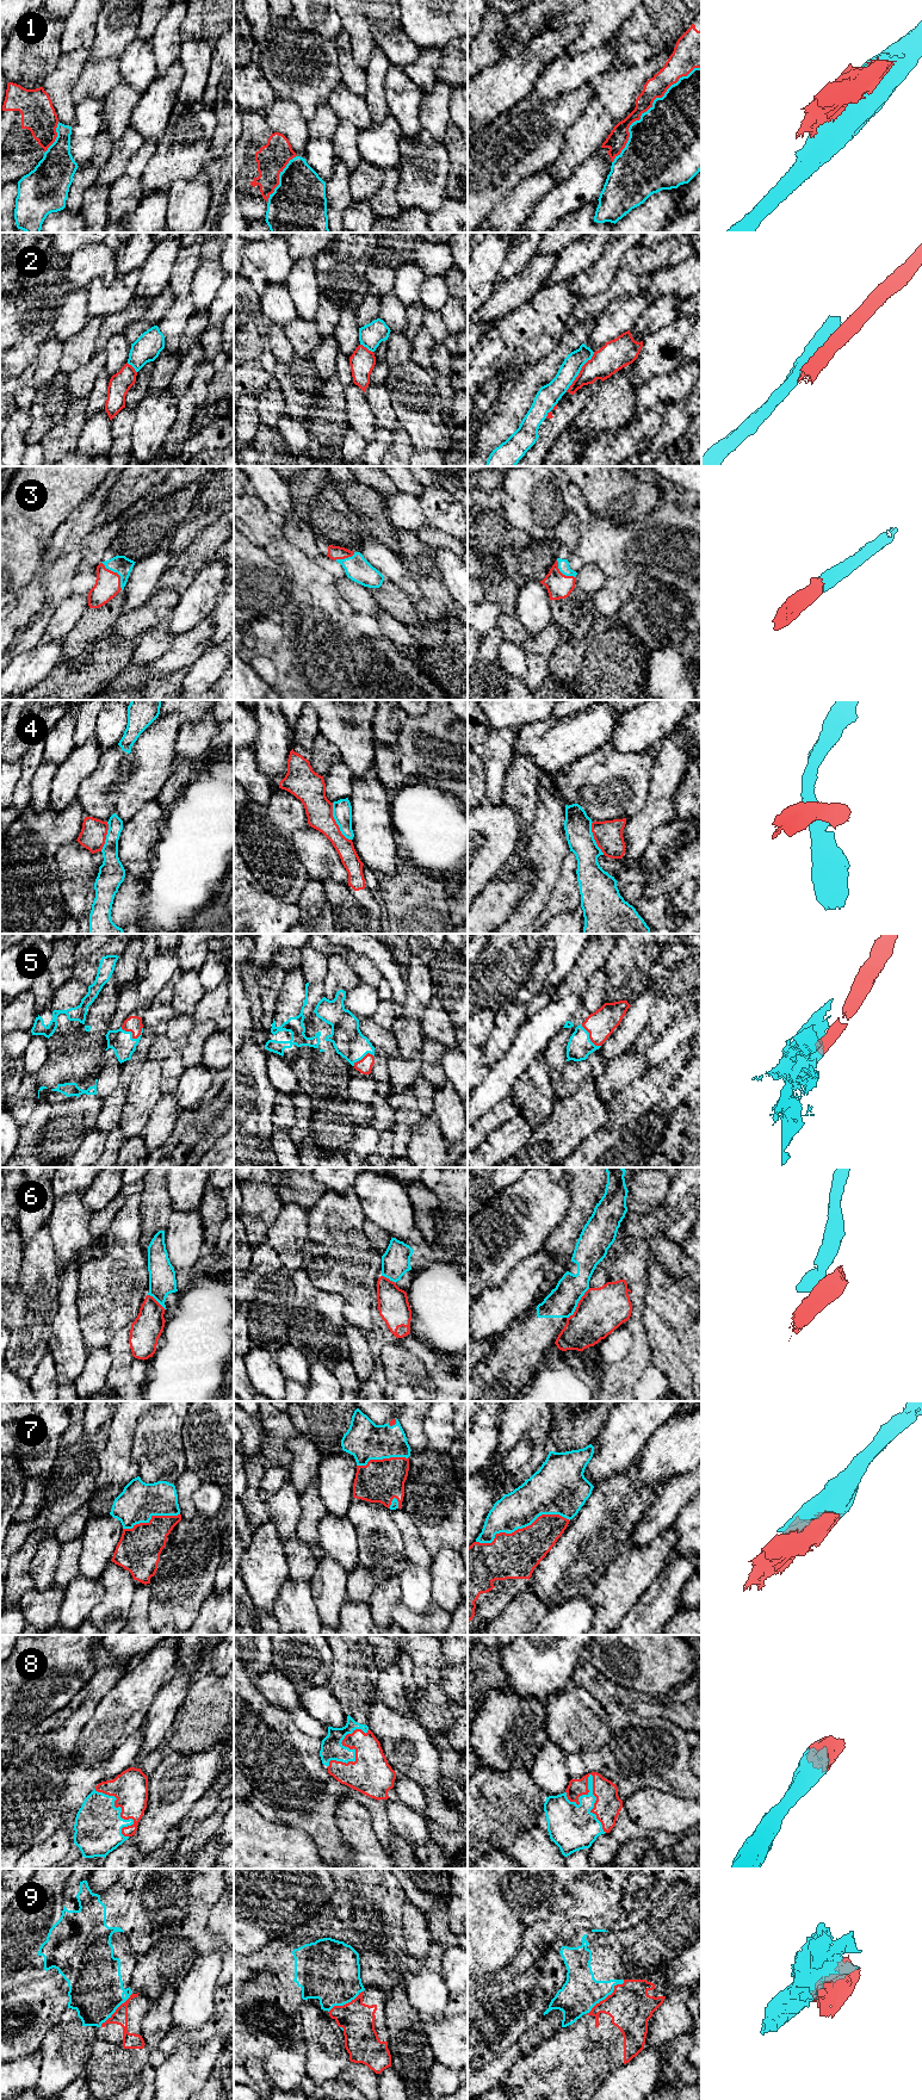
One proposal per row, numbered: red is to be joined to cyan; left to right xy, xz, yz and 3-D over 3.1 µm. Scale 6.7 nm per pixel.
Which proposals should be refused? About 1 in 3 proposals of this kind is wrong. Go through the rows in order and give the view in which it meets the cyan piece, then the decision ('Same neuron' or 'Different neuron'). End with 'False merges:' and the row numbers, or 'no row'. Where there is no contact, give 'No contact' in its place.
1: Touches cyan in yz. Different neuron
2: Touches cyan in yz. Different neuron
3: Touches cyan in xy. Same neuron
4: Touches cyan in xz. Different neuron
5: Touches cyan in xy. Same neuron
6: Touches cyan in yz. Different neuron
7: Touches cyan in yz. Same neuron
8: Touches cyan in yz. Same neuron
9: Touches cyan in yz. Different neuron
False merges: 1, 2, 4, 6, 9

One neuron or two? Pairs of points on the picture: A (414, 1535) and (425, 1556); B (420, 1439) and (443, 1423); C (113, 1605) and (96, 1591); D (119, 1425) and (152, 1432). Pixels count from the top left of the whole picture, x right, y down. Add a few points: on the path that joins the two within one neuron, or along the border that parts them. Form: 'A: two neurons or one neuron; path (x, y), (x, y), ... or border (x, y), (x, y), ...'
A: one neuron; path (414, 1540), (414, 1546), (420, 1552)
B: two neurons; border (425, 1413), (424, 1433), (432, 1444)
C: two neurons; border (99, 1578), (104, 1597), (87, 1618)
D: two neurons; border (143, 1413), (137, 1422), (131, 1456)

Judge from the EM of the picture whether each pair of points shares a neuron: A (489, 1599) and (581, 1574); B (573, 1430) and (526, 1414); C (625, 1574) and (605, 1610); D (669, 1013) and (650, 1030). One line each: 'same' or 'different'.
A: different
B: different
C: same
D: same

